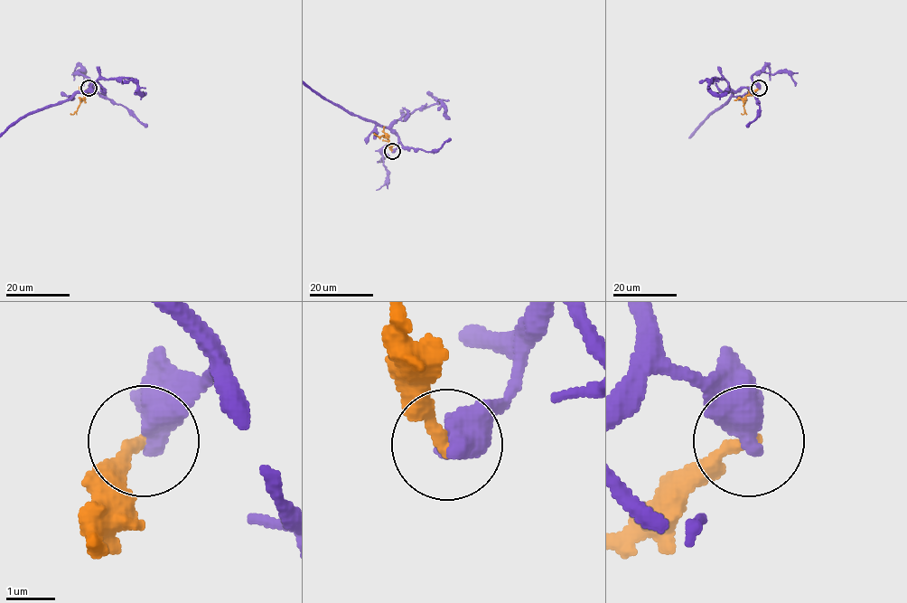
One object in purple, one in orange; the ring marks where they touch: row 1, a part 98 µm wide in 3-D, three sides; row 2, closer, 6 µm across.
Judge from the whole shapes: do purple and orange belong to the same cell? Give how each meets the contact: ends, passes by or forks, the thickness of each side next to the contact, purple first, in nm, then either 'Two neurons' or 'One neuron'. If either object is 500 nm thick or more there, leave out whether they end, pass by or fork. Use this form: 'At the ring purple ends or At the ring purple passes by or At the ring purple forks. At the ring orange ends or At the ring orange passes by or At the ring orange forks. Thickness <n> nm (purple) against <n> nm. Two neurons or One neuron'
Thickness 650 nm (purple) against 240 nm. Two neurons

